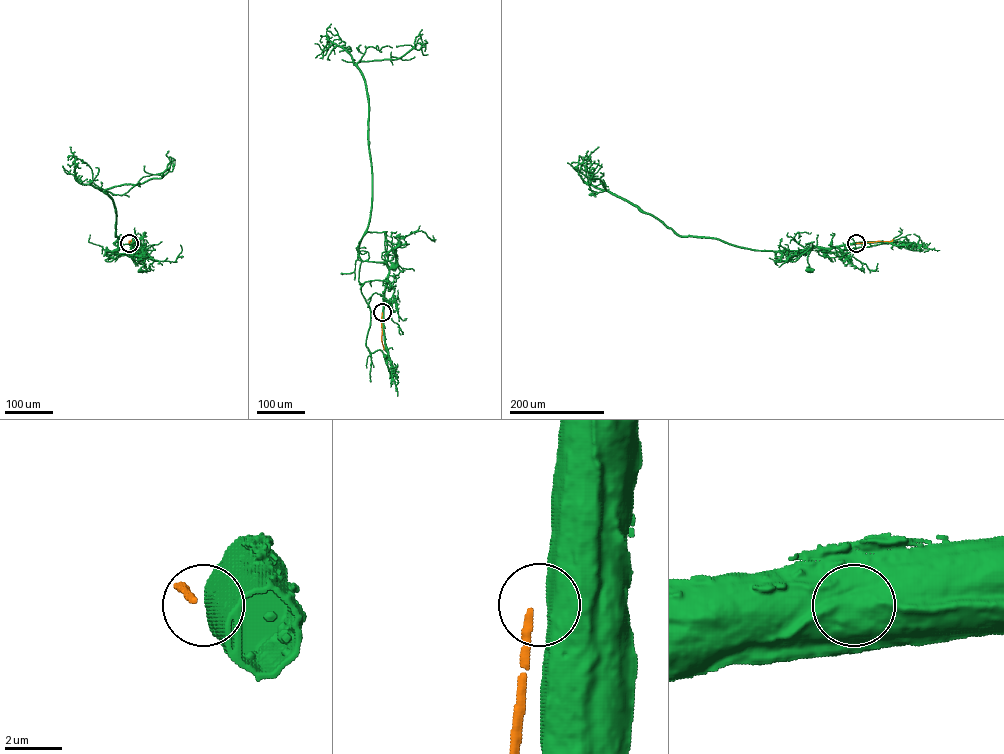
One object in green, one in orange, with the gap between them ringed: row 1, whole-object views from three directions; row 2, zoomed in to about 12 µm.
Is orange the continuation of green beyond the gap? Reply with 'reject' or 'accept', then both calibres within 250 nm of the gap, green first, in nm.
reject; calibres 700 and 220 nm

